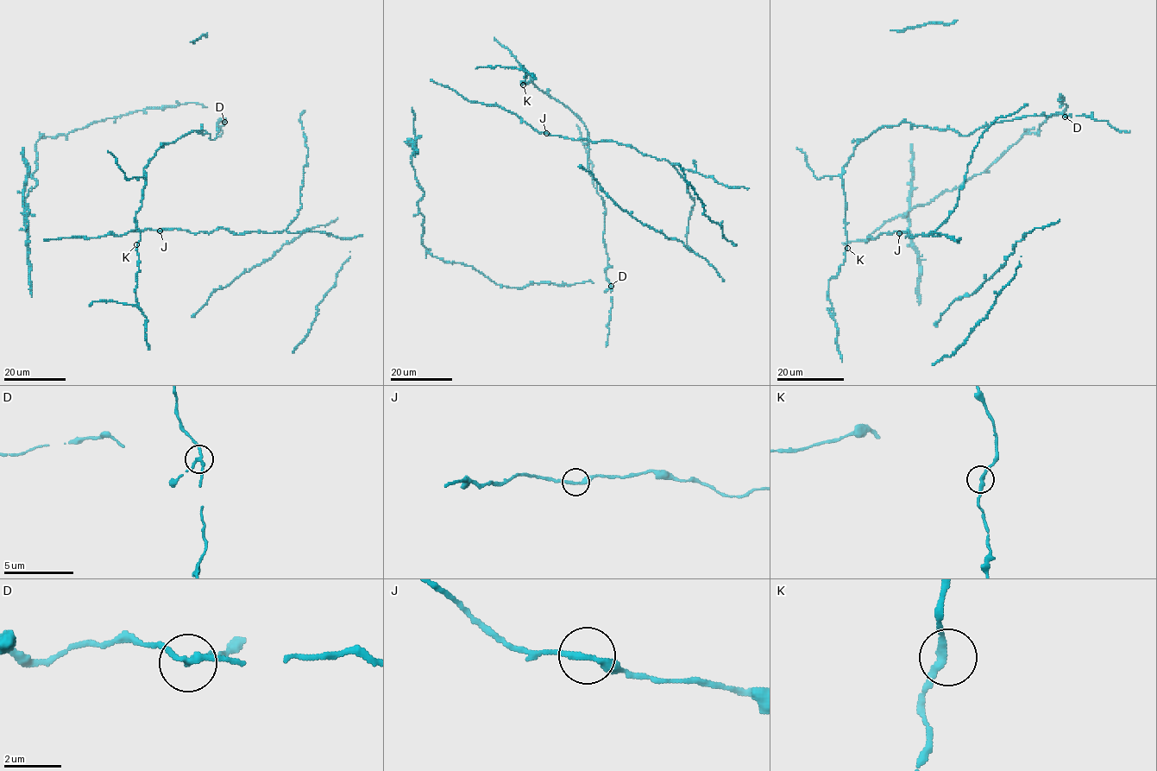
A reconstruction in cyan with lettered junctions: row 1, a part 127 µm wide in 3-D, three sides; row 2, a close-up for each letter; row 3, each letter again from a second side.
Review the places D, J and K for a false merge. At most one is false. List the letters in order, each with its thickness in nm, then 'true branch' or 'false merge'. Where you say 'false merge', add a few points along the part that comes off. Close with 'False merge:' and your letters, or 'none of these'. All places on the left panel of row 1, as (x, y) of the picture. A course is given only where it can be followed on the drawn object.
D: calibre 240 nm; true branch
J: calibre 240 nm; true branch
K: calibre 240 nm; true branch
False merge: none of these

